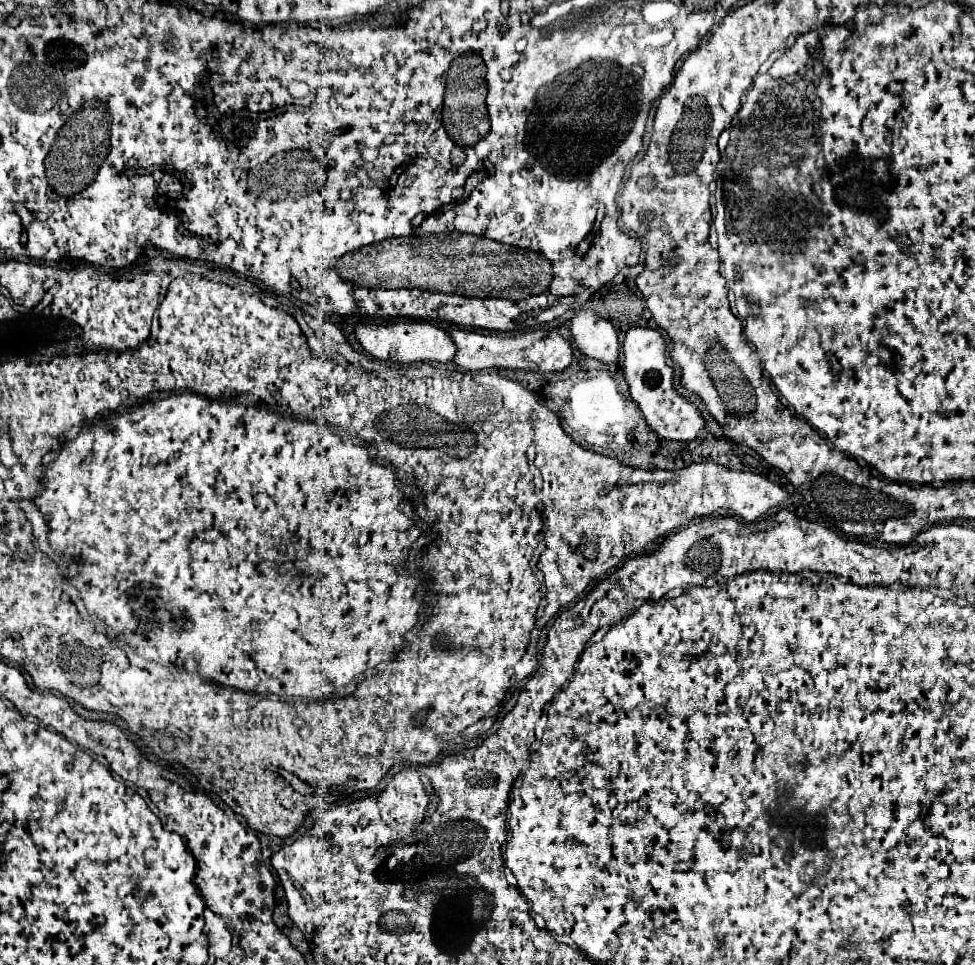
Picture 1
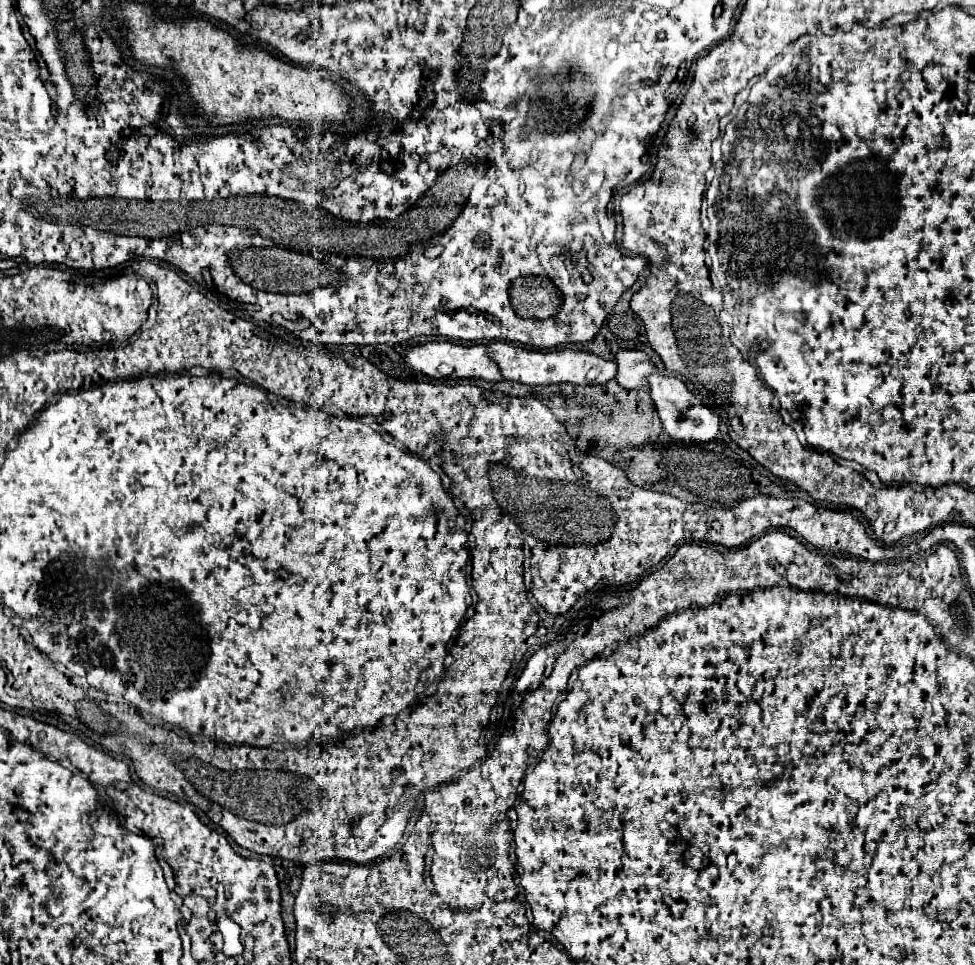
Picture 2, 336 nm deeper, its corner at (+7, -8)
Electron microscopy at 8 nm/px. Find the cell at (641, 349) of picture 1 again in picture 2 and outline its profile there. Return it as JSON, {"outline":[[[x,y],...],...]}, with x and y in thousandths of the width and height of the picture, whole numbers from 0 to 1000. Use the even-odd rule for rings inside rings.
{"outline":[[[667,388],[667,410],[671,415],[671,423],[677,431],[681,448],[689,456],[710,456],[710,458],[726,458],[736,450],[736,431],[720,417],[716,415],[704,398],[693,390],[679,390],[679,388]]]}

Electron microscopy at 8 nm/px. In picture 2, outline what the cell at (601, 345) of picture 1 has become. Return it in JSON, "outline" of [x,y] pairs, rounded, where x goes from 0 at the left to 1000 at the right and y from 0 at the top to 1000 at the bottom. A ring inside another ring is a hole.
{"outline":[[[634,363],[632,375],[634,375],[632,396],[642,404],[665,398],[663,390],[673,385],[669,375],[665,375],[665,369],[658,363]]]}

